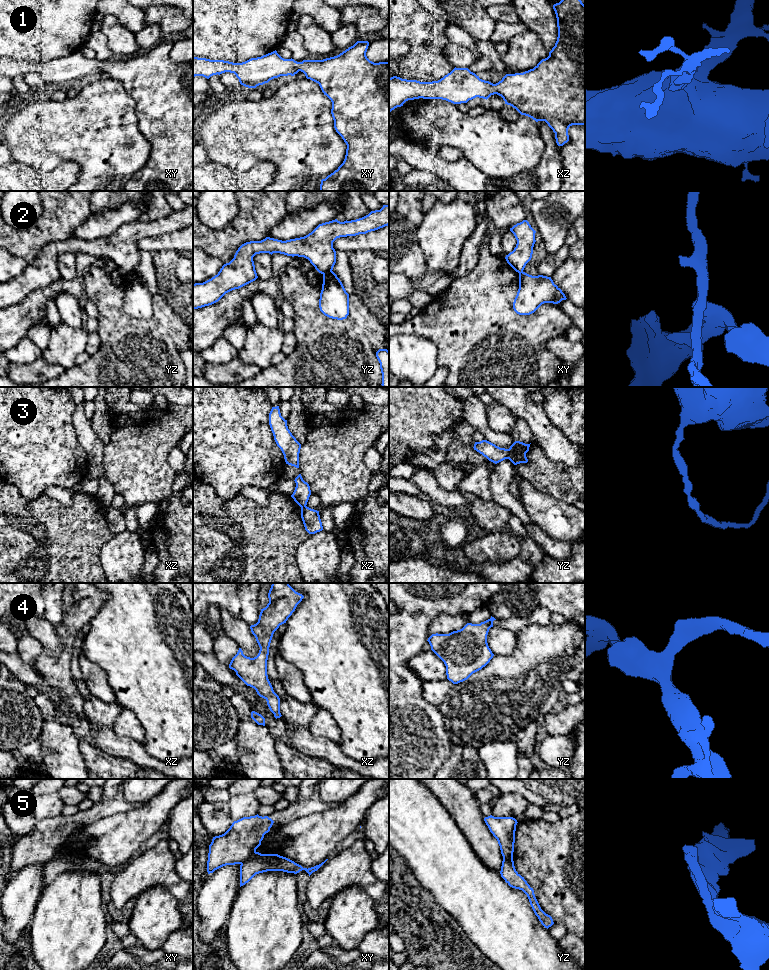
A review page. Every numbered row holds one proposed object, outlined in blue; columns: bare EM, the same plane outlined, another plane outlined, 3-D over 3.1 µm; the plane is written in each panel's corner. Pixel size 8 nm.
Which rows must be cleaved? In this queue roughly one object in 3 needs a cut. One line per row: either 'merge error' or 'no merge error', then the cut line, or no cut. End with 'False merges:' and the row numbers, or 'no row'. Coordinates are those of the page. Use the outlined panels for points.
1: no merge error | no cut
2: merge error | yz (331, 270), (323, 274)
3: merge error | yz (507, 449), (508, 458)
4: no merge error | no cut
5: merge error | xy (255, 851), (240, 863)
False merges: 2, 3, 5

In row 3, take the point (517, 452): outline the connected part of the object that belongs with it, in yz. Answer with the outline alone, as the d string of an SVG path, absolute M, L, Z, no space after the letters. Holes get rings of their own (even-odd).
M515 441L510 448L508 459L514 464L527 463L526 453L529 451L530 444L525 444L520 441ZM530 443L531 444L531 443Z

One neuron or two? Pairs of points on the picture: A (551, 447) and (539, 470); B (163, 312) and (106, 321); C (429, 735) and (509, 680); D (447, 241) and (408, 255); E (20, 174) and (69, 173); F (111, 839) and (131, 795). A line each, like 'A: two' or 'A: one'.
A: two
B: one
C: two
D: two
E: one
F: two

